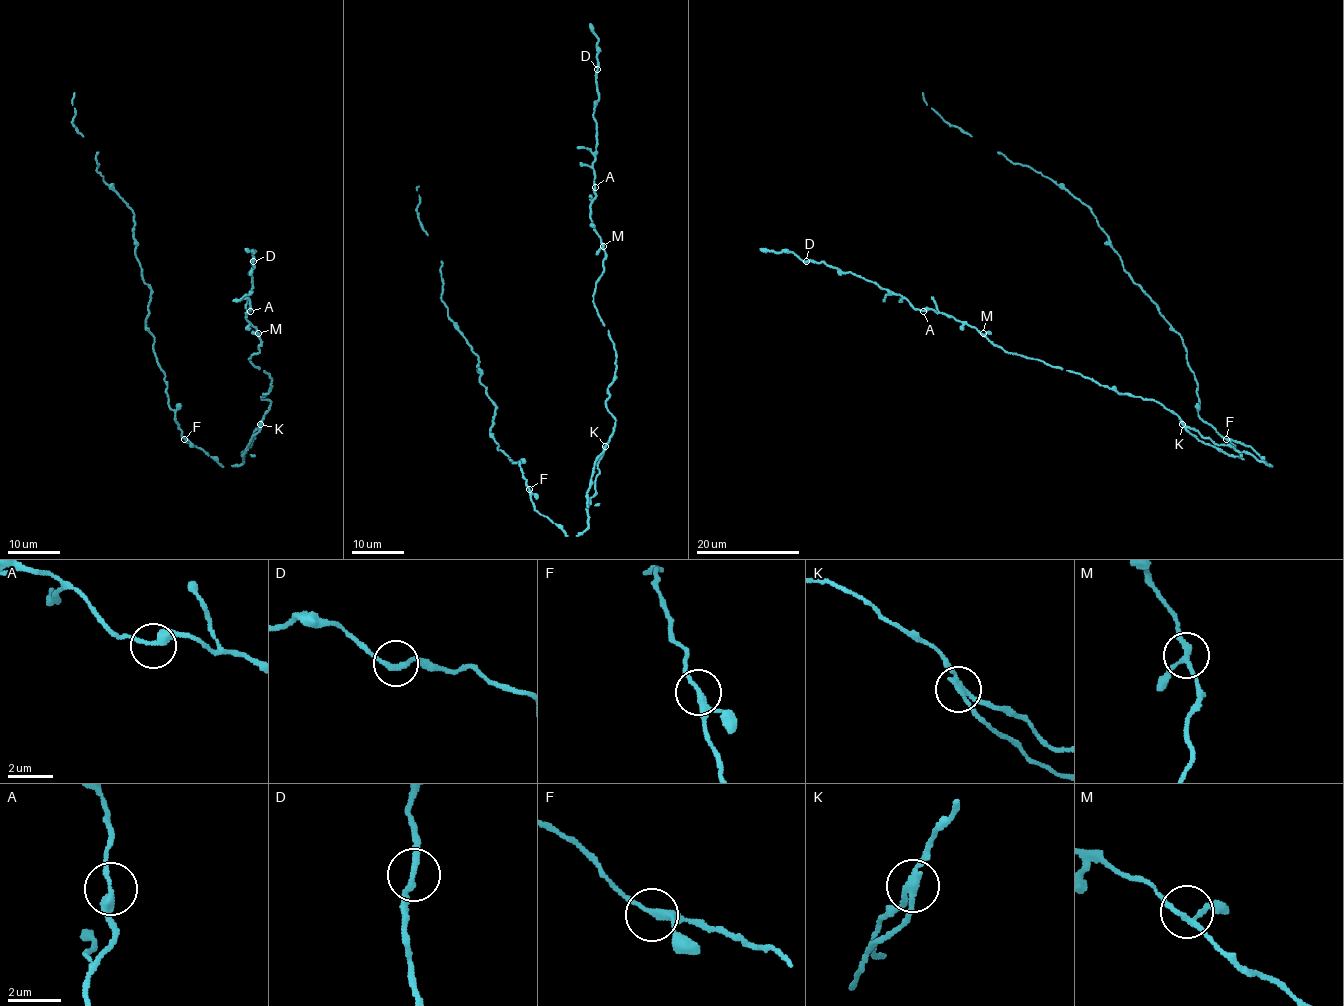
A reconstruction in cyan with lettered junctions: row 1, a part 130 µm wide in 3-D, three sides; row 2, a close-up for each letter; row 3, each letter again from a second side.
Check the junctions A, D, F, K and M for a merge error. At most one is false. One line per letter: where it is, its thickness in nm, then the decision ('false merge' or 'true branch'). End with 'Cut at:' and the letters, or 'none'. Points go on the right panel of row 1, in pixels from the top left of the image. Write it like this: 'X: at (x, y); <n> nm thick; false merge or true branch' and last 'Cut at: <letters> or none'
A: at (923, 311); 280 nm thick; true branch
D: at (806, 261); 220 nm thick; true branch
F: at (1226, 439); 200 nm thick; true branch
K: at (1182, 424); 200 nm thick; false merge
M: at (983, 333); 180 nm thick; true branch
Cut at: K

